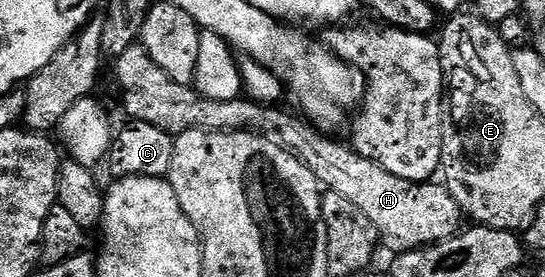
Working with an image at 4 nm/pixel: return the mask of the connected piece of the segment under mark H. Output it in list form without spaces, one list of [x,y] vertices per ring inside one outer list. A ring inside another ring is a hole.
[[[140,44],[127,48],[115,60],[117,66],[117,86],[121,89],[121,102],[132,121],[155,124],[163,132],[179,135],[188,130],[252,130],[254,134],[279,144],[279,148],[290,150],[321,183],[325,190],[339,192],[339,196],[351,200],[367,220],[377,229],[380,245],[393,250],[394,255],[406,254],[408,250],[420,250],[422,246],[432,246],[458,233],[457,201],[436,181],[412,182],[403,176],[391,176],[372,158],[359,156],[352,145],[332,142],[328,133],[310,124],[304,117],[296,118],[285,110],[277,110],[276,105],[254,102],[245,96],[230,102],[216,102],[205,98],[193,86],[175,84]]]

